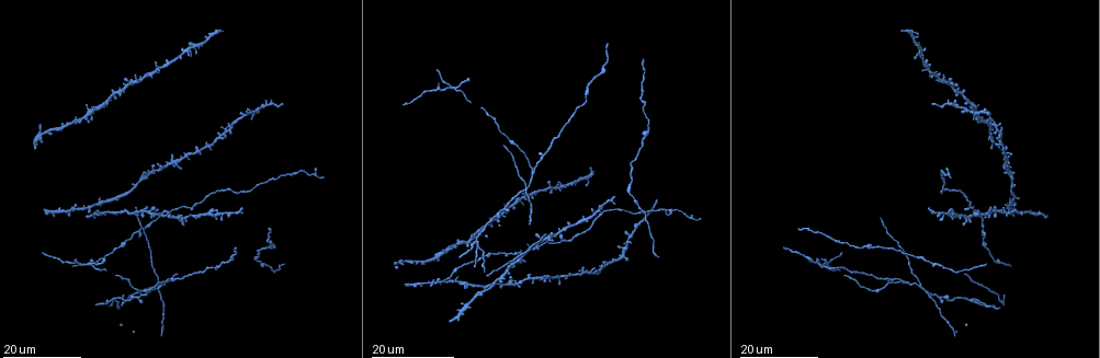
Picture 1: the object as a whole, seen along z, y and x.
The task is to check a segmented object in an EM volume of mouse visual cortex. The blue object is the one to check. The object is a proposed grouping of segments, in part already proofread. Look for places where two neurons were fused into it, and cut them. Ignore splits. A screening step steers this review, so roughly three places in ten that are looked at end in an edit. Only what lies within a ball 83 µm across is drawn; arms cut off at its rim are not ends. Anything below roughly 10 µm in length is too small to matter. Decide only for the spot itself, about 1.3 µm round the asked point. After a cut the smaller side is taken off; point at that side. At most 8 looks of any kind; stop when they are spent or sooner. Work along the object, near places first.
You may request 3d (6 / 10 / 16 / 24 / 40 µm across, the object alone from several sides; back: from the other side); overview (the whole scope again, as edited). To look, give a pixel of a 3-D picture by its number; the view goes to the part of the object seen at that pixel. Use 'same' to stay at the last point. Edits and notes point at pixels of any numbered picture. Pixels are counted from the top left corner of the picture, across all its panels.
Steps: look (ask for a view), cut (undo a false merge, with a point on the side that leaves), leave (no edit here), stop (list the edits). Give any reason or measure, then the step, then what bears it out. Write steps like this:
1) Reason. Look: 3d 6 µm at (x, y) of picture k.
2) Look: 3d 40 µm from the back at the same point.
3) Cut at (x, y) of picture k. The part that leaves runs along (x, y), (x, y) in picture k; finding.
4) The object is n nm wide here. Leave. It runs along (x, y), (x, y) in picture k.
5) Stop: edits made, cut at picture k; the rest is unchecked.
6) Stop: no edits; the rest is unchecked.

Calibre changes. Look: 3d 24 µm at (450, 86) of picture 1.

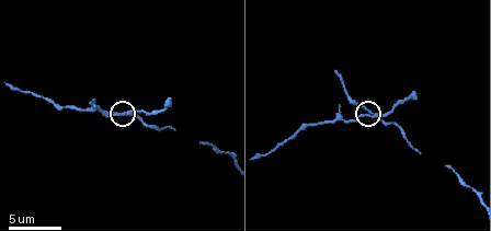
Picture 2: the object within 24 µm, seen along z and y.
Closer look. Look: 3d 6 µm at (368, 114) of picture 2.

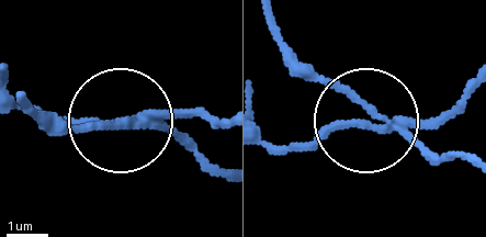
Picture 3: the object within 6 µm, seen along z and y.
3 arms meet here. Cut at (332, 127) of picture 3. The part that leaves runs along (394, 131), (261, 144) in picture 3; two neurons meet here.

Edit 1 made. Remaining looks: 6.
See it whole again. Look: overview.

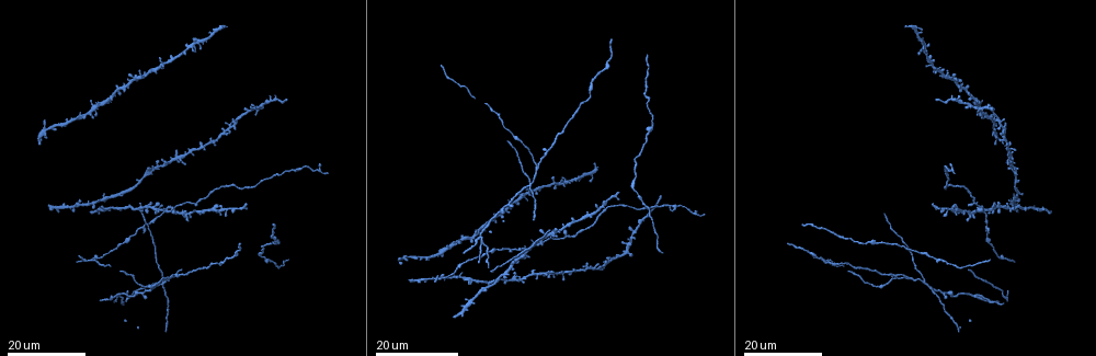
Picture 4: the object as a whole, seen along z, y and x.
Branch point. Look: 3d 16 µm at (924, 280) of picture 4.

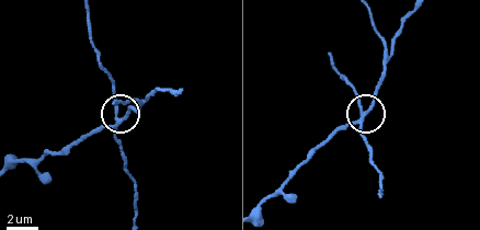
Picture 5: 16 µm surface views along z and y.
Look: 3d 10 µm at (367, 113) of picture 5.

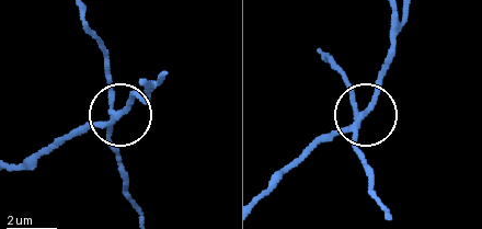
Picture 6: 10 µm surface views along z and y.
3 arms meet here. Cut at (111, 148) of picture 6. The part that leaves runs along (113, 115), (106, 55), (81, 11) in picture 6; a second neuron is stuck on.

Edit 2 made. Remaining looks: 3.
Three arms meet. Look: 3d 24 µm at (536, 166) of picture 4.

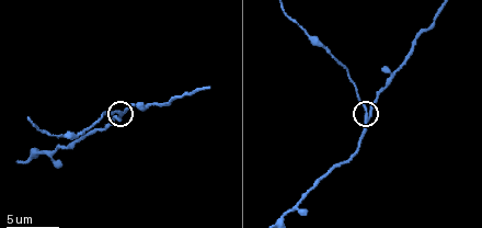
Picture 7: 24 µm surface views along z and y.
Look: 3d 6 µm at (365, 106) of picture 7.

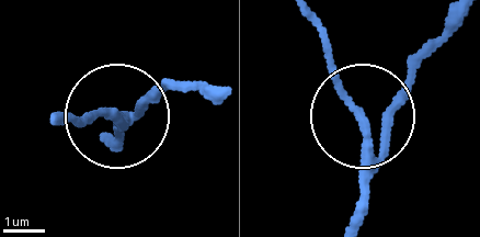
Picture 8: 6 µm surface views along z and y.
Leave. It runs along (110, 138), (124, 132), (110, 111), (54, 121) in picture 8; all the same neuron.

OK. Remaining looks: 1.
Stop: edits made, cut at picture 3, cut at picture 6; the rest is unchecked.

